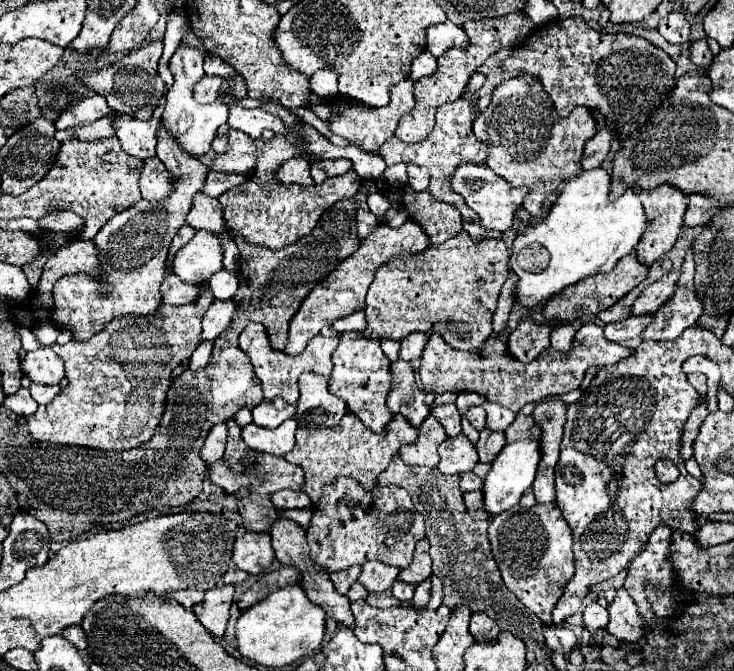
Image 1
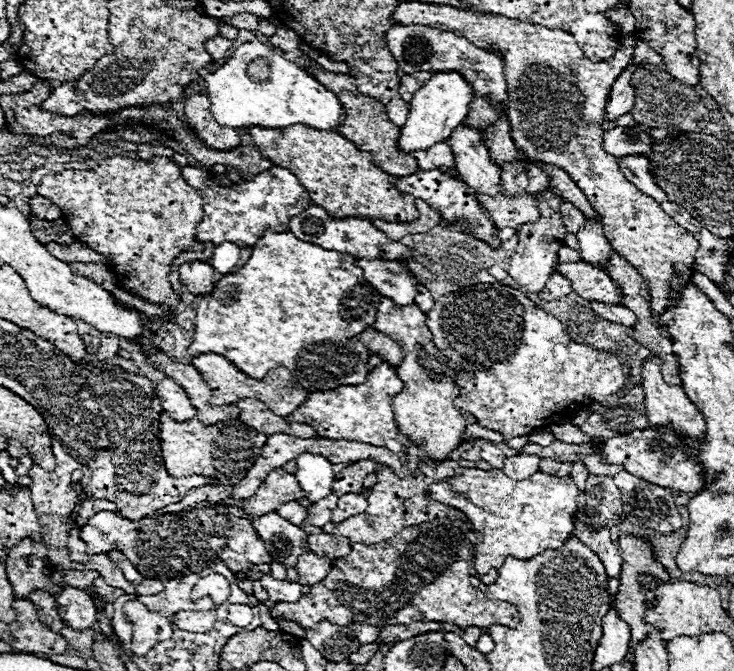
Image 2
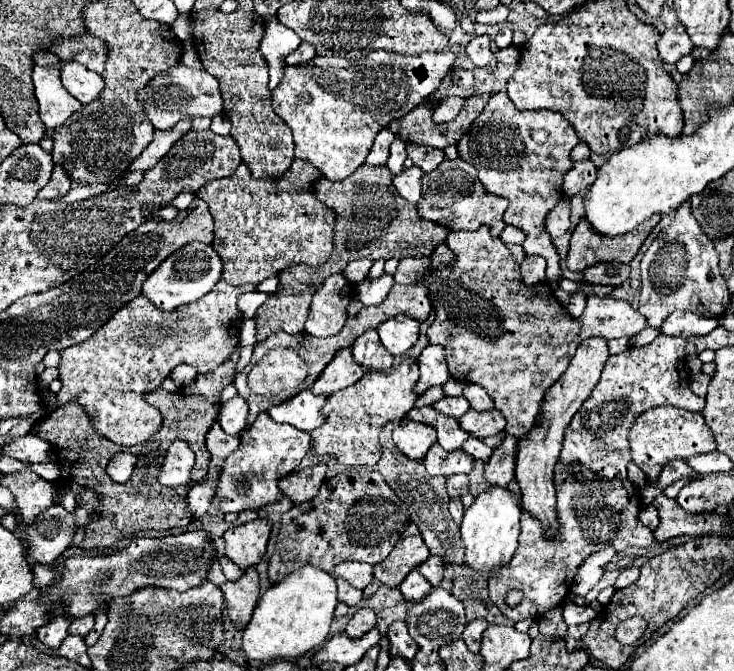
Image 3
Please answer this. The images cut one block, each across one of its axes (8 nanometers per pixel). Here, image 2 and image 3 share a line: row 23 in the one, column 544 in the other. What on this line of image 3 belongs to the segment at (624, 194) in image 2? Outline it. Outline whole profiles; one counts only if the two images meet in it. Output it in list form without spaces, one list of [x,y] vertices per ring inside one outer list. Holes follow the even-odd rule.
[[[586,338],[578,346],[576,356],[572,358],[564,376],[558,382],[554,382],[550,392],[546,392],[546,396],[544,396],[542,404],[546,404],[546,424],[542,424],[542,428],[538,428],[538,424],[534,422],[532,430],[526,432],[526,436],[522,436],[522,440],[518,440],[516,480],[520,482],[520,488],[522,488],[522,504],[526,510],[530,510],[534,516],[538,516],[546,528],[554,528],[554,524],[556,524],[554,522],[556,520],[556,514],[554,514],[556,490],[552,484],[552,476],[554,476],[552,470],[554,470],[554,464],[556,464],[560,448],[562,448],[564,430],[600,380],[602,366],[604,366],[606,358],[610,356],[606,342],[608,342],[606,338]]]

